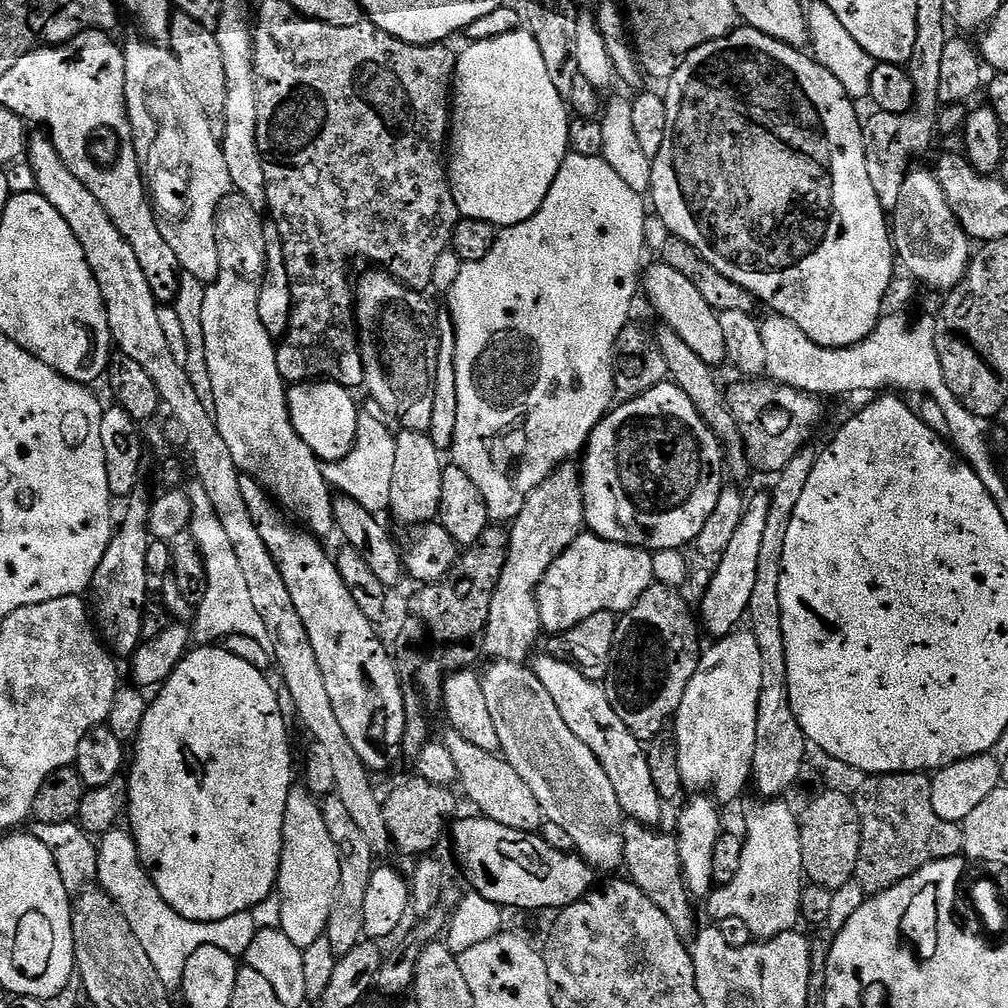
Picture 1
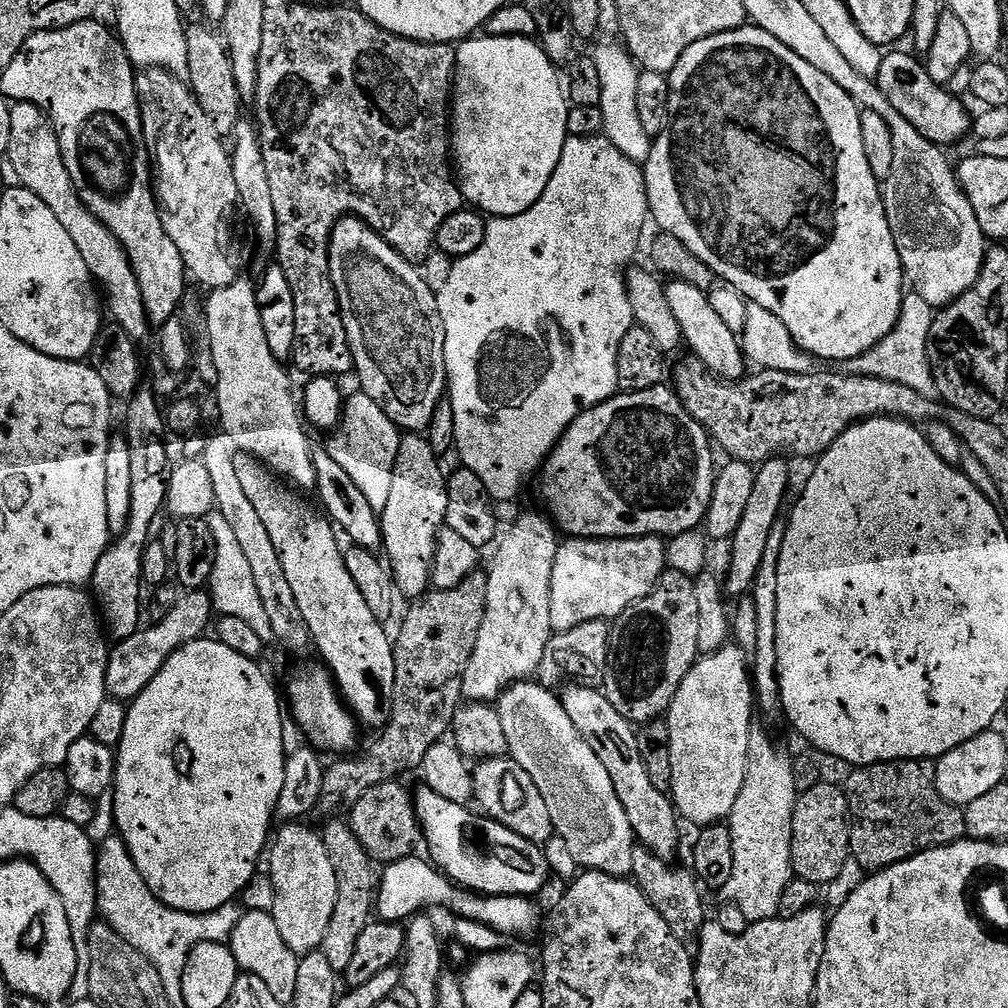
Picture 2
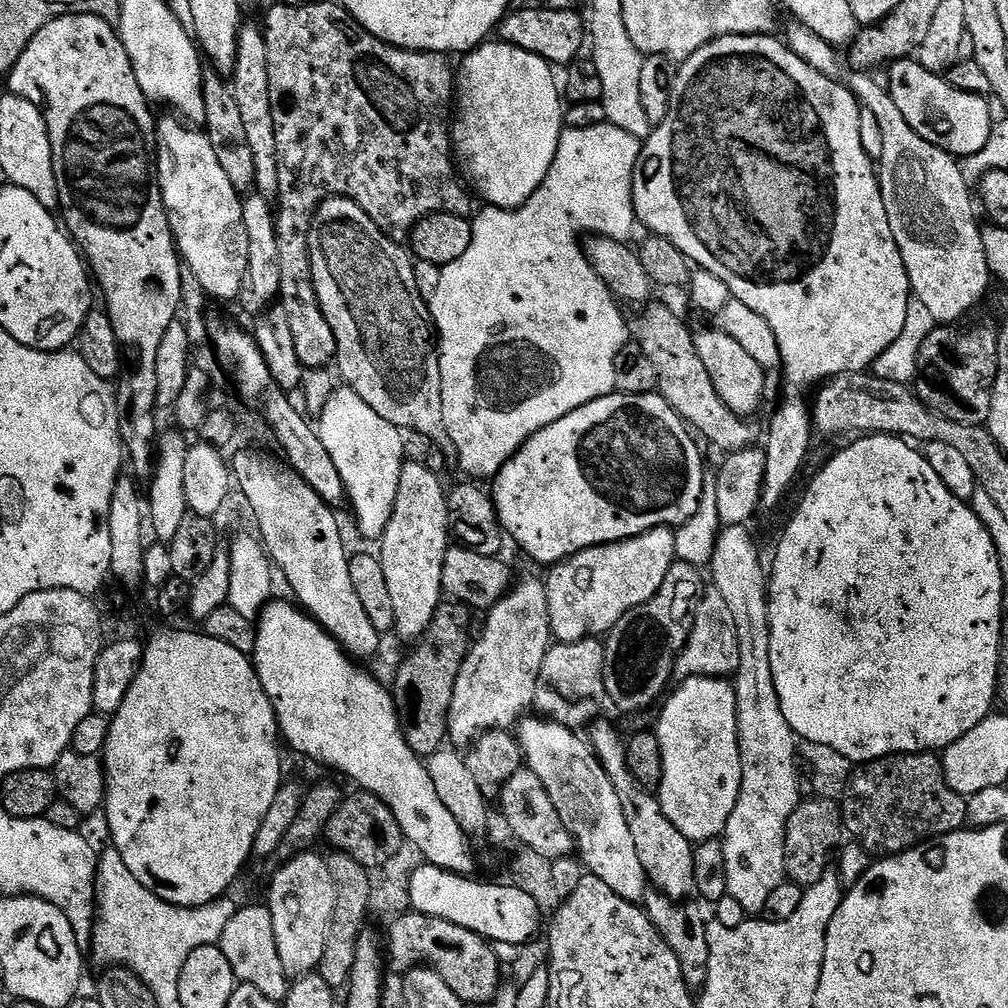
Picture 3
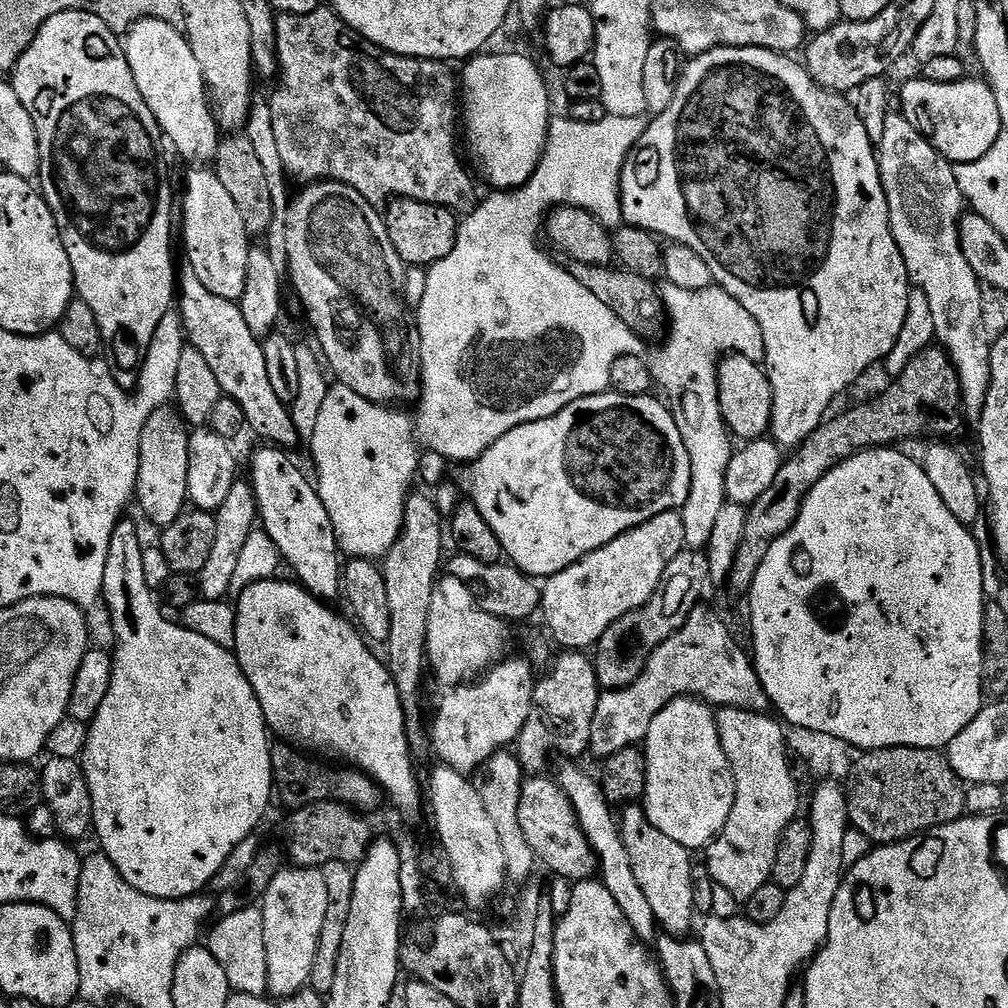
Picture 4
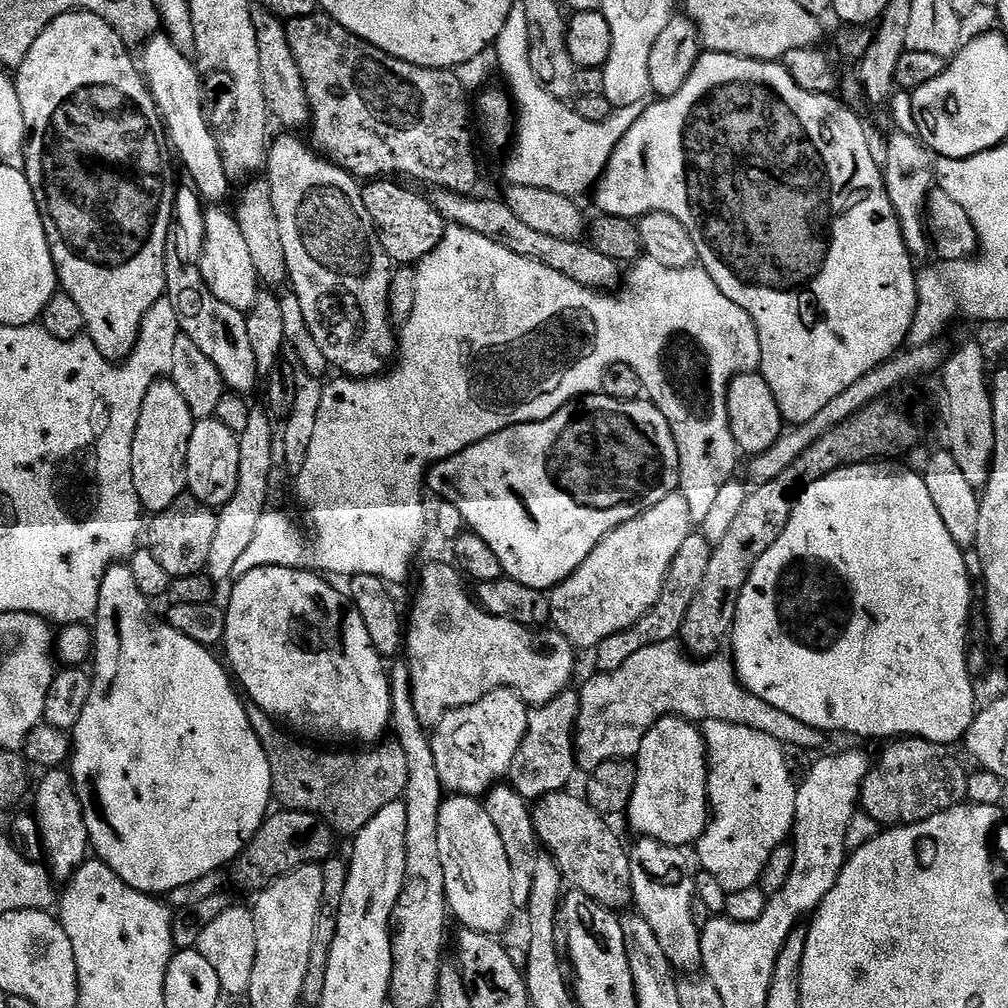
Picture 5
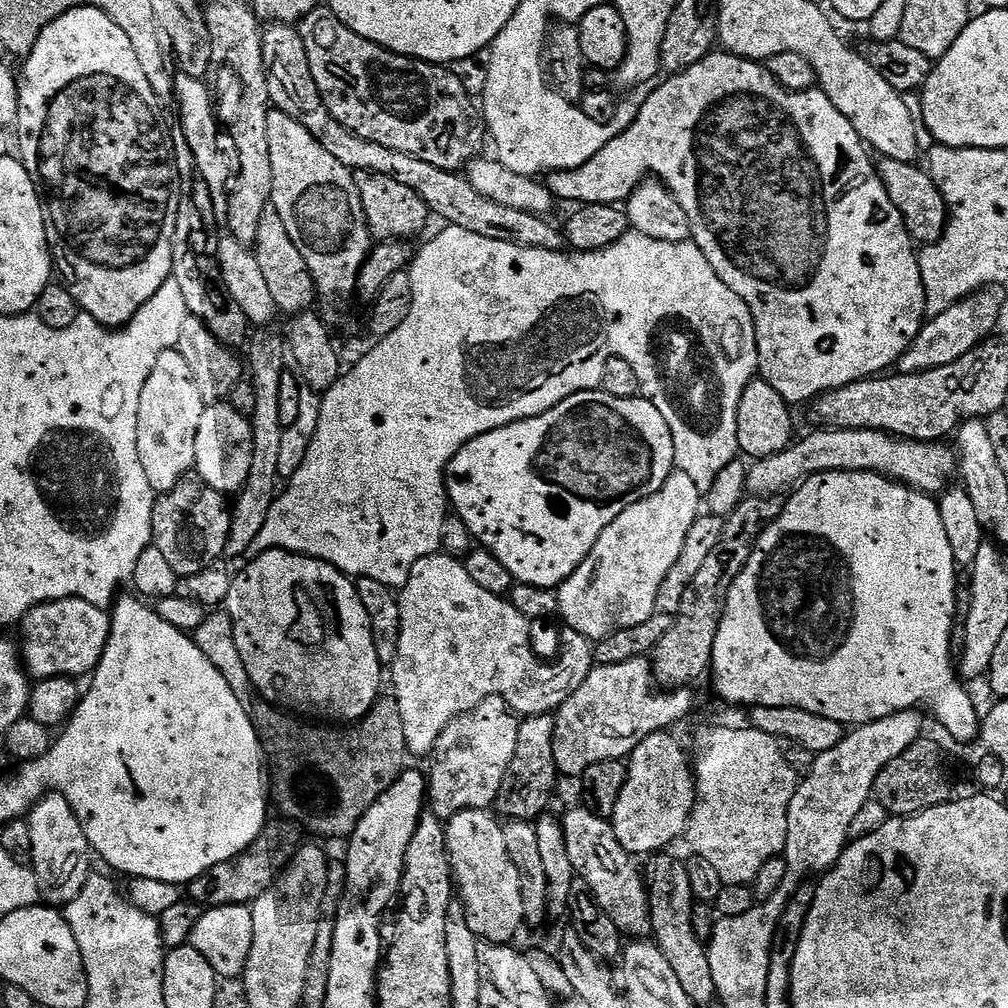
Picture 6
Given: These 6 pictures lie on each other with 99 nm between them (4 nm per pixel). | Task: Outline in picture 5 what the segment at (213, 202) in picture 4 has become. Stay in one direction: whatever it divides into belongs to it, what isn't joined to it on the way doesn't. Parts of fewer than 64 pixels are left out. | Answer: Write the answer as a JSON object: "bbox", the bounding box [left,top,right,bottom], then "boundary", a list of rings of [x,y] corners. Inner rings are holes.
{"bbox":[200,207,262,314],"boundary":[[[209,207],[204,214],[206,238],[204,253],[200,259],[200,273],[206,286],[215,296],[219,296],[222,302],[247,314],[256,305],[262,285],[256,276],[254,262],[250,259],[250,249],[246,246],[246,238],[242,238],[242,230],[235,215],[231,211],[223,212],[220,208],[223,207]]]}

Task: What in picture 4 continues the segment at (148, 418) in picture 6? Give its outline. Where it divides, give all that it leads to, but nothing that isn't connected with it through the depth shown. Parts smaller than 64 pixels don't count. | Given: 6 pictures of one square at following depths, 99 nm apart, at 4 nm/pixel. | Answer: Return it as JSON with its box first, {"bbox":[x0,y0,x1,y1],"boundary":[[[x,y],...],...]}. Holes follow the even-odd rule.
{"bbox":[135,407,190,528],"boundary":[[[175,407],[159,408],[146,422],[140,439],[140,461],[136,479],[135,503],[158,528],[173,524],[189,503],[187,471],[190,467],[189,425]]]}

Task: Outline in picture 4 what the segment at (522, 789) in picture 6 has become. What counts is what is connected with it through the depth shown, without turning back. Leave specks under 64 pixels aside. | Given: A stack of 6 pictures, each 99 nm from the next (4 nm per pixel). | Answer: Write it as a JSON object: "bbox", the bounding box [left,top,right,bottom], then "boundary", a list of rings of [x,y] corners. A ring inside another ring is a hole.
{"bbox":[514,650,602,774],"boundary":[[[564,650],[559,653],[561,656],[551,661],[547,669],[548,677],[545,680],[537,679],[532,690],[532,709],[528,715],[526,726],[516,739],[514,751],[524,767],[525,773],[540,774],[545,771],[548,759],[555,752],[561,752],[564,758],[576,758],[572,756],[585,755],[589,751],[591,742],[591,723],[594,722],[595,711],[598,709],[598,702],[602,689],[596,677],[596,666],[591,659],[588,660],[583,651]]]}

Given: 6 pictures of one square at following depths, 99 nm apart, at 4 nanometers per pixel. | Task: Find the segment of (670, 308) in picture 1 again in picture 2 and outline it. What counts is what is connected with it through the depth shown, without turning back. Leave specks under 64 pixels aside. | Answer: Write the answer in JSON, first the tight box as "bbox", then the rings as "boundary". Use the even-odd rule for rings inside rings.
{"bbox":[666,281,747,382],"boundary":[[[671,281],[666,287],[667,301],[674,316],[678,318],[681,337],[692,348],[695,359],[706,365],[713,376],[725,382],[739,382],[745,379],[747,359],[743,352],[743,345],[739,337],[728,328],[716,311],[712,309],[708,294],[684,281]]]}

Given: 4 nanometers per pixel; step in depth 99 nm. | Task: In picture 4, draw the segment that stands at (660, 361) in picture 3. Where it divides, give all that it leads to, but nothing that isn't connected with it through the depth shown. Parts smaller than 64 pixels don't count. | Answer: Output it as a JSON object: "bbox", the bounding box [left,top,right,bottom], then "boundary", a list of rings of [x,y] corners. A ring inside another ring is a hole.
{"bbox":[567,262,666,337],"boundary":[[[571,262],[567,265],[567,269],[569,274],[578,278],[578,282],[582,282],[582,286],[586,286],[586,290],[590,290],[590,294],[594,294],[594,298],[598,298],[598,302],[610,306],[610,310],[614,310],[614,314],[622,318],[622,322],[626,322],[628,331],[633,337],[656,336],[663,324],[665,327],[666,313],[662,292],[653,281],[621,270],[619,267],[602,264]]]}

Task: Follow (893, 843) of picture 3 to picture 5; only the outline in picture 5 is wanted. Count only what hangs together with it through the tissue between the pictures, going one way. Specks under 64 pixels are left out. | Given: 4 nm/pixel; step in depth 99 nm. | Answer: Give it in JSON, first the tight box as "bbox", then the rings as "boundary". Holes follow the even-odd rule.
{"bbox":[859,738,969,826],"boundary":[[[900,738],[868,769],[860,787],[859,807],[880,826],[917,824],[968,800],[969,773],[943,744],[919,738]]]}

